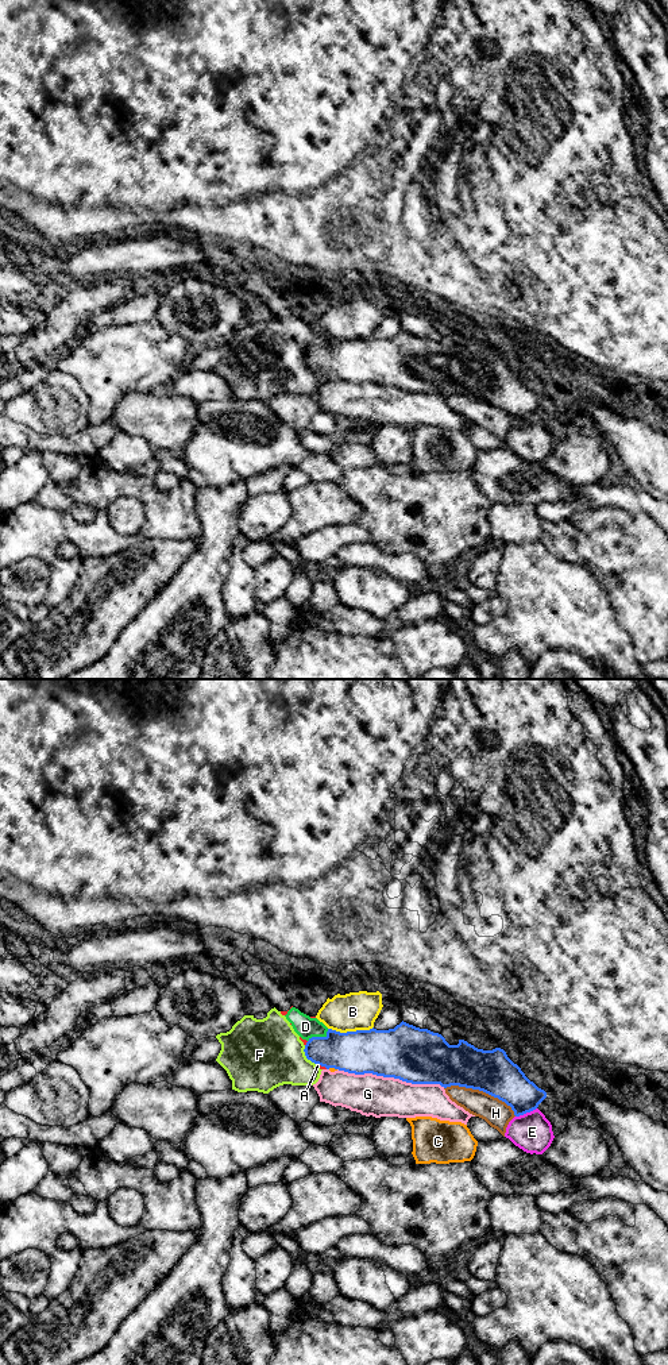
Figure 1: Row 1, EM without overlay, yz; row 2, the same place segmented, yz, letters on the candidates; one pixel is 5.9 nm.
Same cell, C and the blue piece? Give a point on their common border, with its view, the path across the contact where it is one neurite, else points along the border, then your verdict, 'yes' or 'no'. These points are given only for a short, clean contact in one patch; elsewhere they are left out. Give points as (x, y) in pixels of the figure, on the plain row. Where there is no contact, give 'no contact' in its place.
yz (332, 376) | no

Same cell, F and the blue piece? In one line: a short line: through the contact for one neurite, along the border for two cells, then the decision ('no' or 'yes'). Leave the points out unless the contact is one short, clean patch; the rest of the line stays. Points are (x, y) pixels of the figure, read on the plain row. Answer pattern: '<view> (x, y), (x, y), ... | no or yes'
yz (304, 354), (304, 362), (315, 373) | no

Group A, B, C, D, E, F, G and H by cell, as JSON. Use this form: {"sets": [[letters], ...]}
{"sets": [["A", "C", "D", "F"], ["B"], ["E"], ["G"], ["H"]]}

